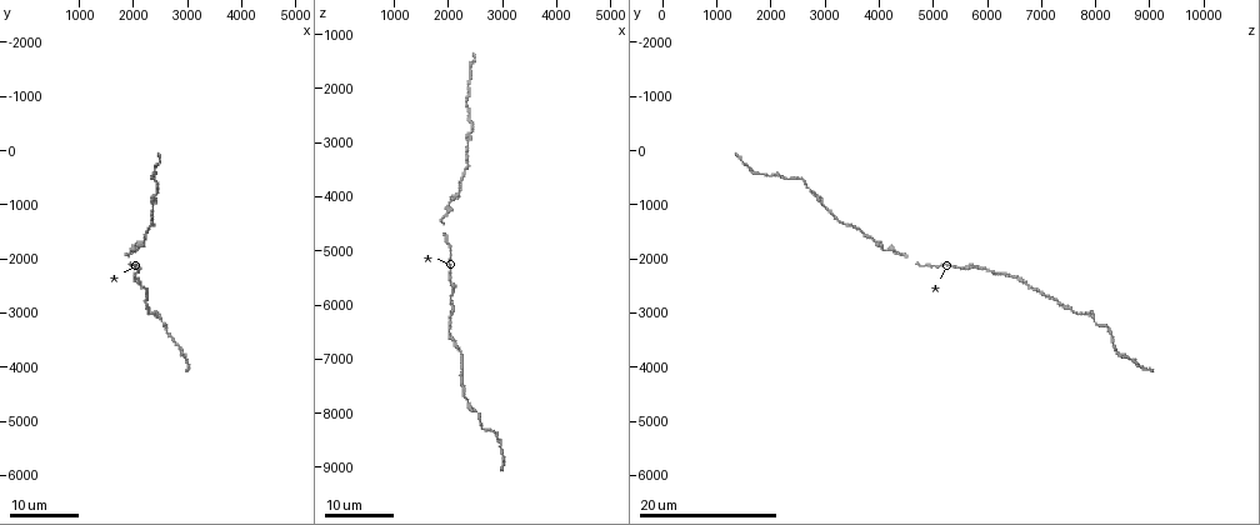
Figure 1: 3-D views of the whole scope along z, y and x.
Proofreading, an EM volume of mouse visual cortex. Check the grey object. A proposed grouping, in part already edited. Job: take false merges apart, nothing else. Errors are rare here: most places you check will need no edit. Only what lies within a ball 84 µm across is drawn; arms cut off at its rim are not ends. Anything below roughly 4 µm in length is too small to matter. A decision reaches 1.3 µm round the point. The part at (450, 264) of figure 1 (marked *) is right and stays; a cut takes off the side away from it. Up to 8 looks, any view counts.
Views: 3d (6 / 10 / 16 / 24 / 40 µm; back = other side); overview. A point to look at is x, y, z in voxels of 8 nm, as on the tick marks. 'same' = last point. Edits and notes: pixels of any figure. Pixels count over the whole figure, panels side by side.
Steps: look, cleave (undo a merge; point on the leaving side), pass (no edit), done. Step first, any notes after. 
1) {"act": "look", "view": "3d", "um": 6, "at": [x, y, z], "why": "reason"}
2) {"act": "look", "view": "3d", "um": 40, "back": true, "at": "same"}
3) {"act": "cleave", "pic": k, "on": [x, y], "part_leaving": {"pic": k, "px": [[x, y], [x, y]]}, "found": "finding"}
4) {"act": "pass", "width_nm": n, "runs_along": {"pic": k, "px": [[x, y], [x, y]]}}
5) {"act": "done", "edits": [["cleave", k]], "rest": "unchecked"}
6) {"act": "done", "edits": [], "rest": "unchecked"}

{"act": "look", "view": "3d", "um": 16, "at": [2300, 500, 2350], "why": "sudden change in width"}

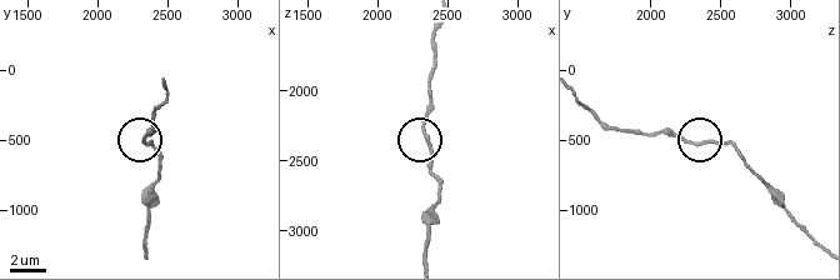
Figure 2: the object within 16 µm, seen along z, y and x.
{"act": "look", "view": "3d", "um": 6, "at": [2360, 520, 2320], "why": "closer look"}

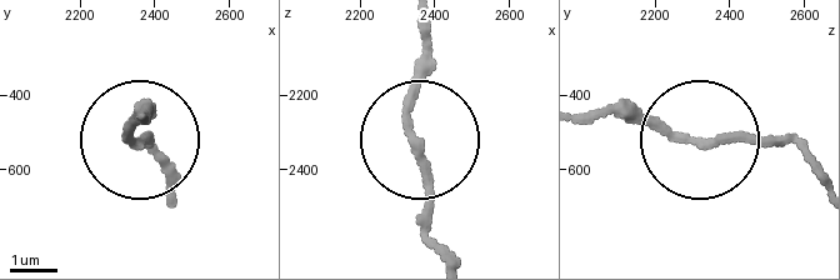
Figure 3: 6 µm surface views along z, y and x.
{"act": "look", "view": "3d", "um": 6, "back": true, "at": [2340, 530, 2310]}

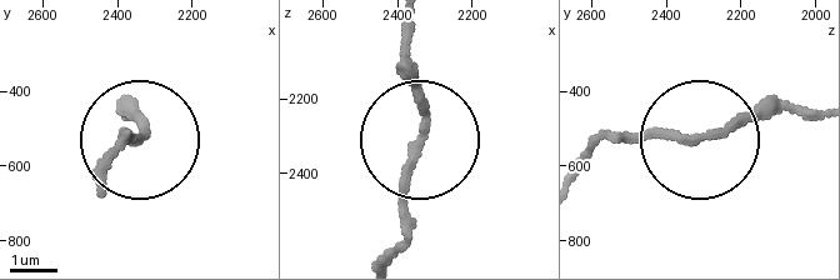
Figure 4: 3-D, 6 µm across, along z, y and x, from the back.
{"act": "pass", "runs_along": {"pic": 4, "px": [[580, 164], [616, 139], [711, 139], [771, 115], [819, 115]]}, "found": "continuous, no second cell"}

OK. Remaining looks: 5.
{"act": "look", "view": "3d", "um": 16, "at": [2350, 850, 2850], "why": "thick turns thin"}

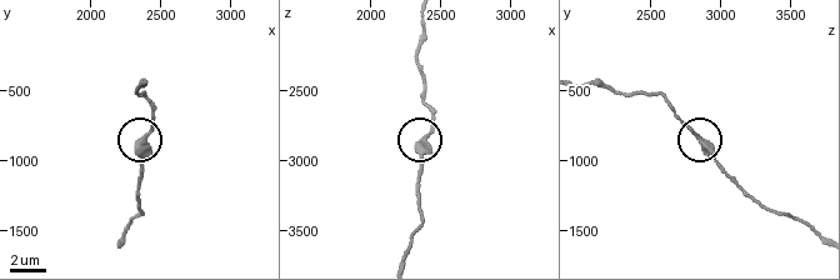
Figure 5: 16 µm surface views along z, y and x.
{"act": "look", "view": "3d", "um": 10, "at": [2400, 820, 2840]}

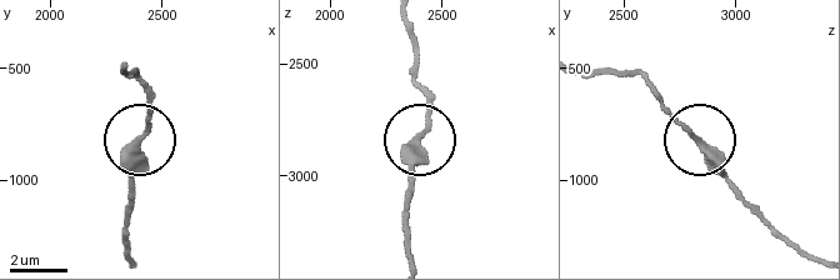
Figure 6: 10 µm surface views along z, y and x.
{"act": "pass", "width_nm": 300, "runs_along": {"pic": 6, "px": [[131, 259], [124, 210], [131, 154], [150, 99]]}, "found": "all the same cell"}

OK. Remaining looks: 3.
{"act": "look", "view": "3d", "um": 24, "at": [2000, 1850, 4100], "why": "a narrow waist"}

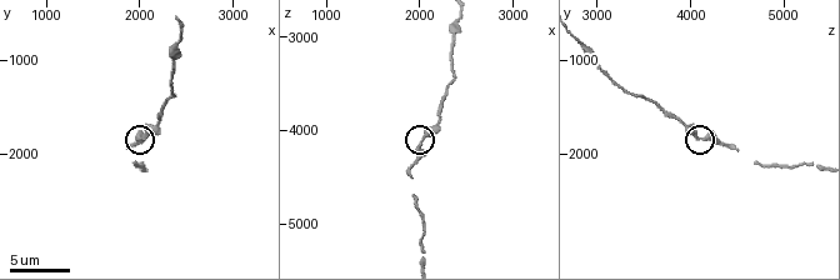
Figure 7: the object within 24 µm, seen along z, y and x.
{"act": "look", "view": "3d", "um": 6, "at": [2050, 1850, 4100], "why": "zoom in"}

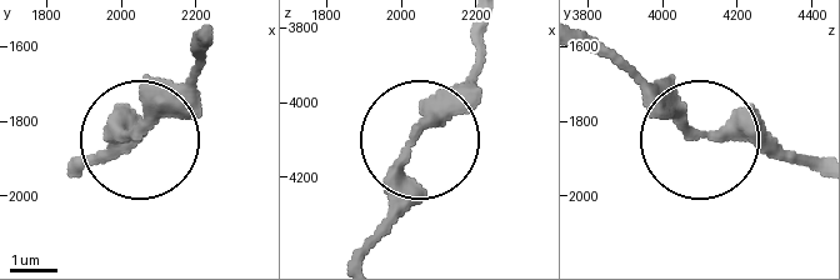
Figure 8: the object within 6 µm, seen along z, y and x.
{"act": "pass", "runs_along": {"pic": 8, "px": [[808, 169], [760, 136], [700, 133], [620, 56]]}, "found": "all the same cell"}

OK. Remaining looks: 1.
{"act": "done", "edits": [], "rest": "unchecked"}

